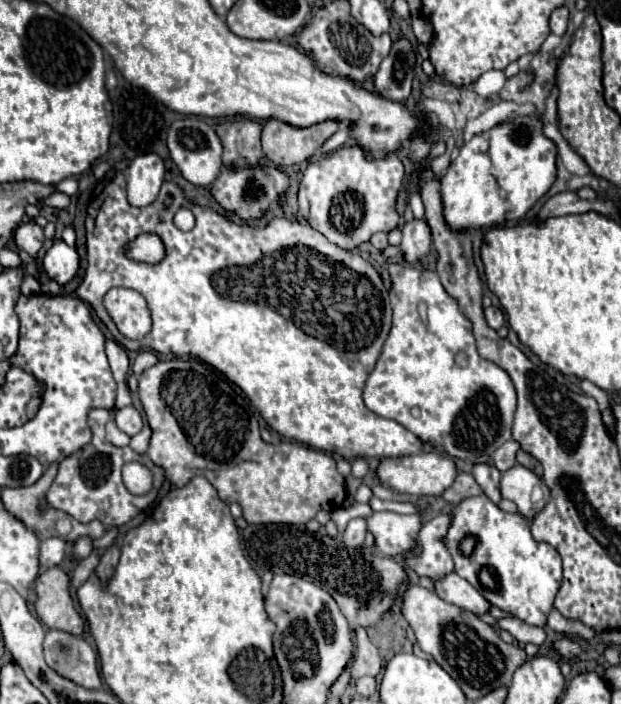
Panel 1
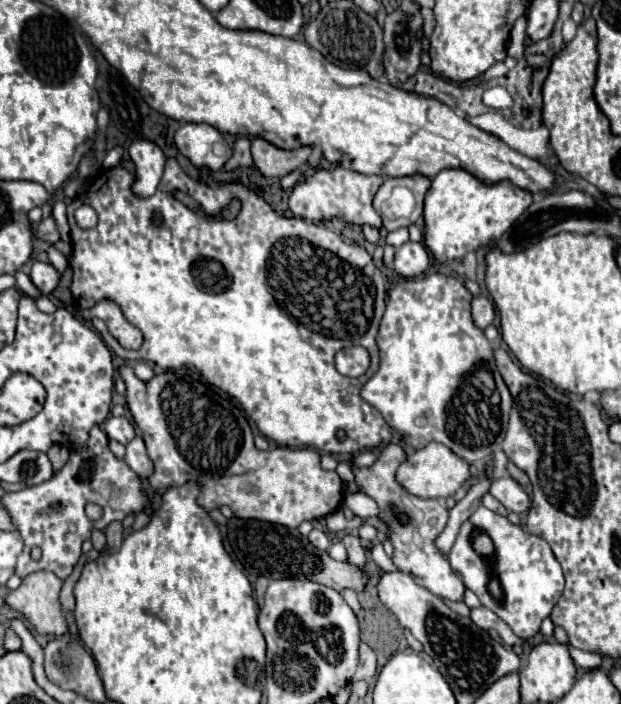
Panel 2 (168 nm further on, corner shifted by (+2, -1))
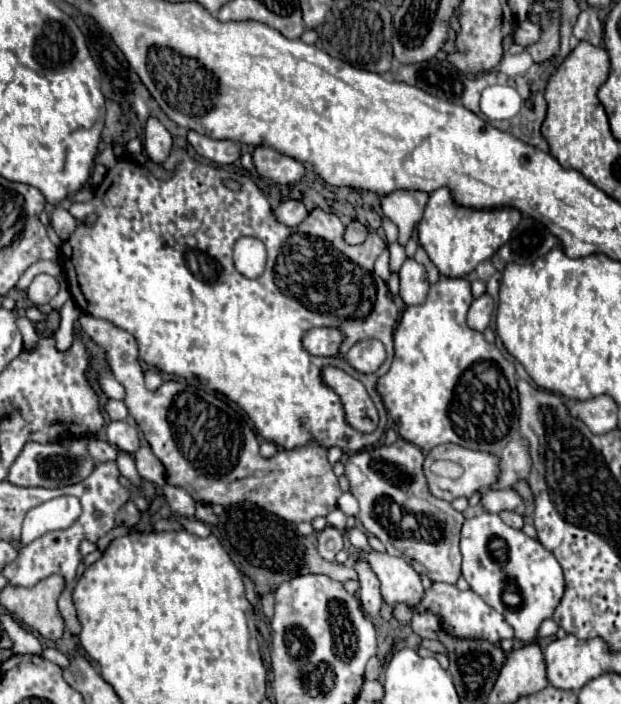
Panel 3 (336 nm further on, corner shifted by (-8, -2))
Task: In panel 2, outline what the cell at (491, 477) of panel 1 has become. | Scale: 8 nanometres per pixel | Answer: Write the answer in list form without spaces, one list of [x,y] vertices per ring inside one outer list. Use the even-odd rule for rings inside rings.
[[[486,494],[486,496],[482,498],[482,504],[484,504],[488,510],[492,510],[492,512],[496,512],[496,514],[500,514],[500,516],[508,516],[508,510],[506,510],[496,498],[492,498],[490,494]]]

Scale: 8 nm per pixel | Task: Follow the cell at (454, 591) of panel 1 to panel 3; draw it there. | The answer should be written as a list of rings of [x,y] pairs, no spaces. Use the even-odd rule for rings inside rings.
[[[398,439],[390,447],[382,445],[354,453],[346,463],[350,493],[360,503],[358,519],[364,529],[384,543],[388,555],[418,563],[422,573],[432,581],[456,585],[462,575],[462,553],[458,541],[464,515],[458,513],[452,503],[430,495],[422,473],[422,461],[422,451],[406,439]]]

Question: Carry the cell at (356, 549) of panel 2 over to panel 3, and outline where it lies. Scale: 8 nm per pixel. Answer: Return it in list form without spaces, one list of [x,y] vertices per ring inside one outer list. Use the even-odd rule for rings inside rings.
[[[356,559],[354,563],[354,571],[358,573],[358,581],[360,581],[360,601],[366,613],[376,615],[380,611],[382,605],[382,595],[380,595],[380,581],[376,577],[376,573],[370,569],[370,563],[364,559]]]

